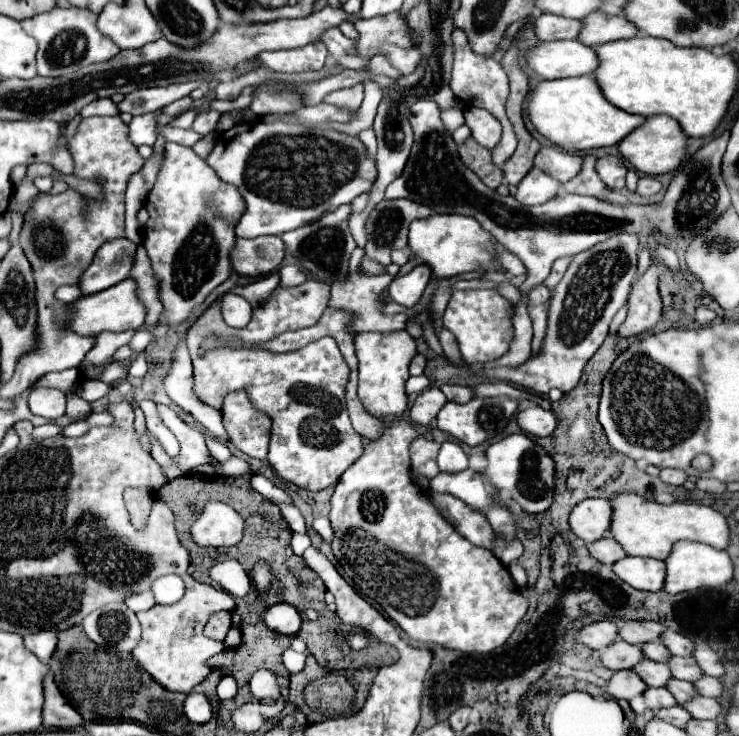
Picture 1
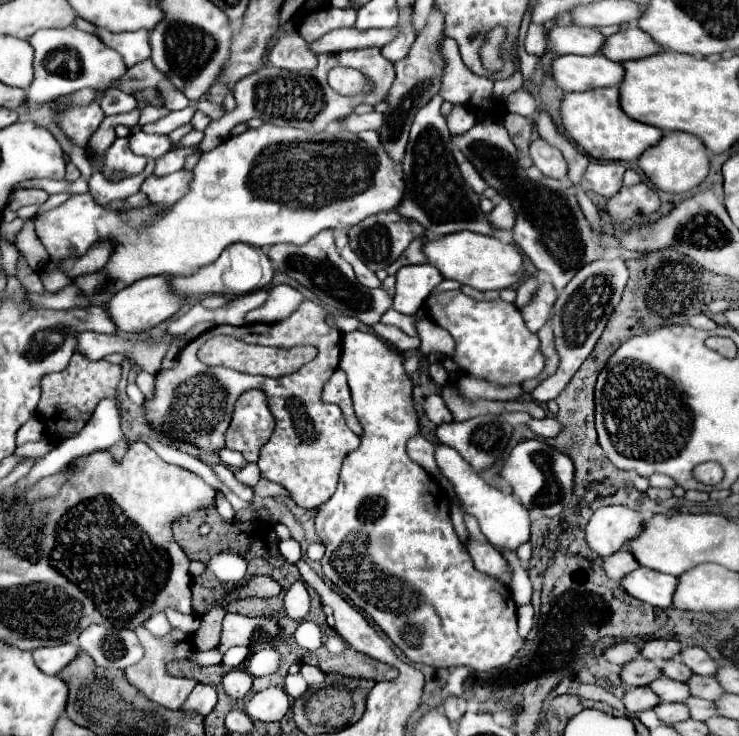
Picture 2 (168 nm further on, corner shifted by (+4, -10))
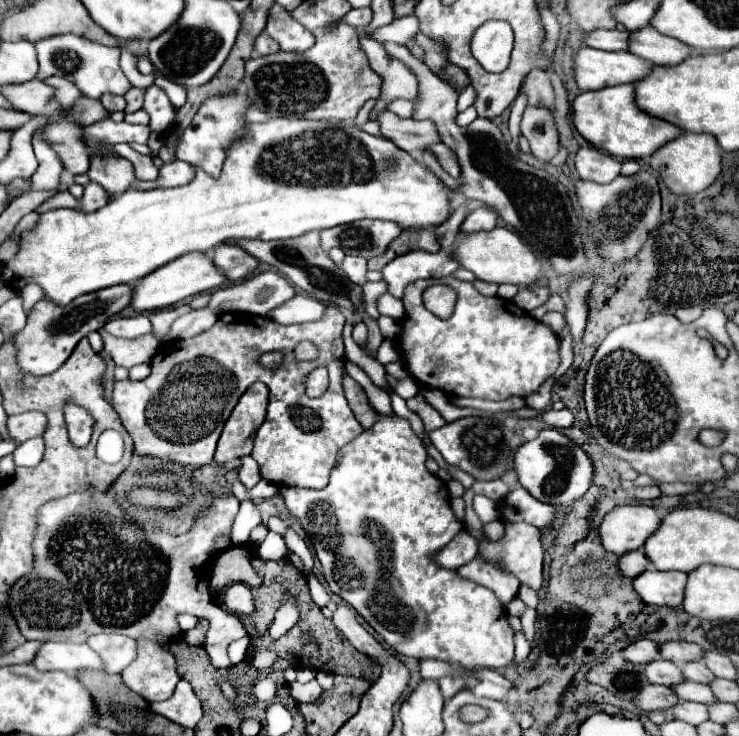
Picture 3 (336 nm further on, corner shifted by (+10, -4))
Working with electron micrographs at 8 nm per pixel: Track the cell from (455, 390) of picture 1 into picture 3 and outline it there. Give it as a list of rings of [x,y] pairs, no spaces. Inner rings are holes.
[[[416,396],[416,398],[408,400],[408,406],[410,406],[412,412],[416,412],[416,414],[422,418],[426,432],[432,432],[432,430],[436,430],[438,426],[444,426],[444,424],[446,424],[444,418],[442,418],[422,396]]]

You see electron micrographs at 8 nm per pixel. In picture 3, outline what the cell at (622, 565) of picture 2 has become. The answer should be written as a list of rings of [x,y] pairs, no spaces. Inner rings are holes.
[[[632,550],[624,556],[620,556],[620,570],[628,578],[636,578],[638,574],[642,574],[642,570],[648,570],[648,568],[652,568],[652,564],[646,558],[644,550]]]

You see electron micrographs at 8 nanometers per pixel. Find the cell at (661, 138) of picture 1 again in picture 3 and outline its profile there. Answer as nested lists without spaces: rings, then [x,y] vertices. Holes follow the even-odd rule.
[[[684,132],[676,140],[662,146],[650,158],[650,166],[660,174],[660,178],[674,194],[698,194],[698,192],[704,192],[708,186],[712,186],[720,176],[722,172],[720,156],[722,156],[722,148],[718,146],[712,134]]]

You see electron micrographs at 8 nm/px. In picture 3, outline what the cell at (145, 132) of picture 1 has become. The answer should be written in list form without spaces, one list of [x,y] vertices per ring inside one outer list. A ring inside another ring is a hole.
[[[98,152],[90,162],[90,170],[86,174],[92,182],[100,184],[110,198],[126,192],[136,180],[132,164],[114,152],[110,154],[110,158],[108,152]]]

